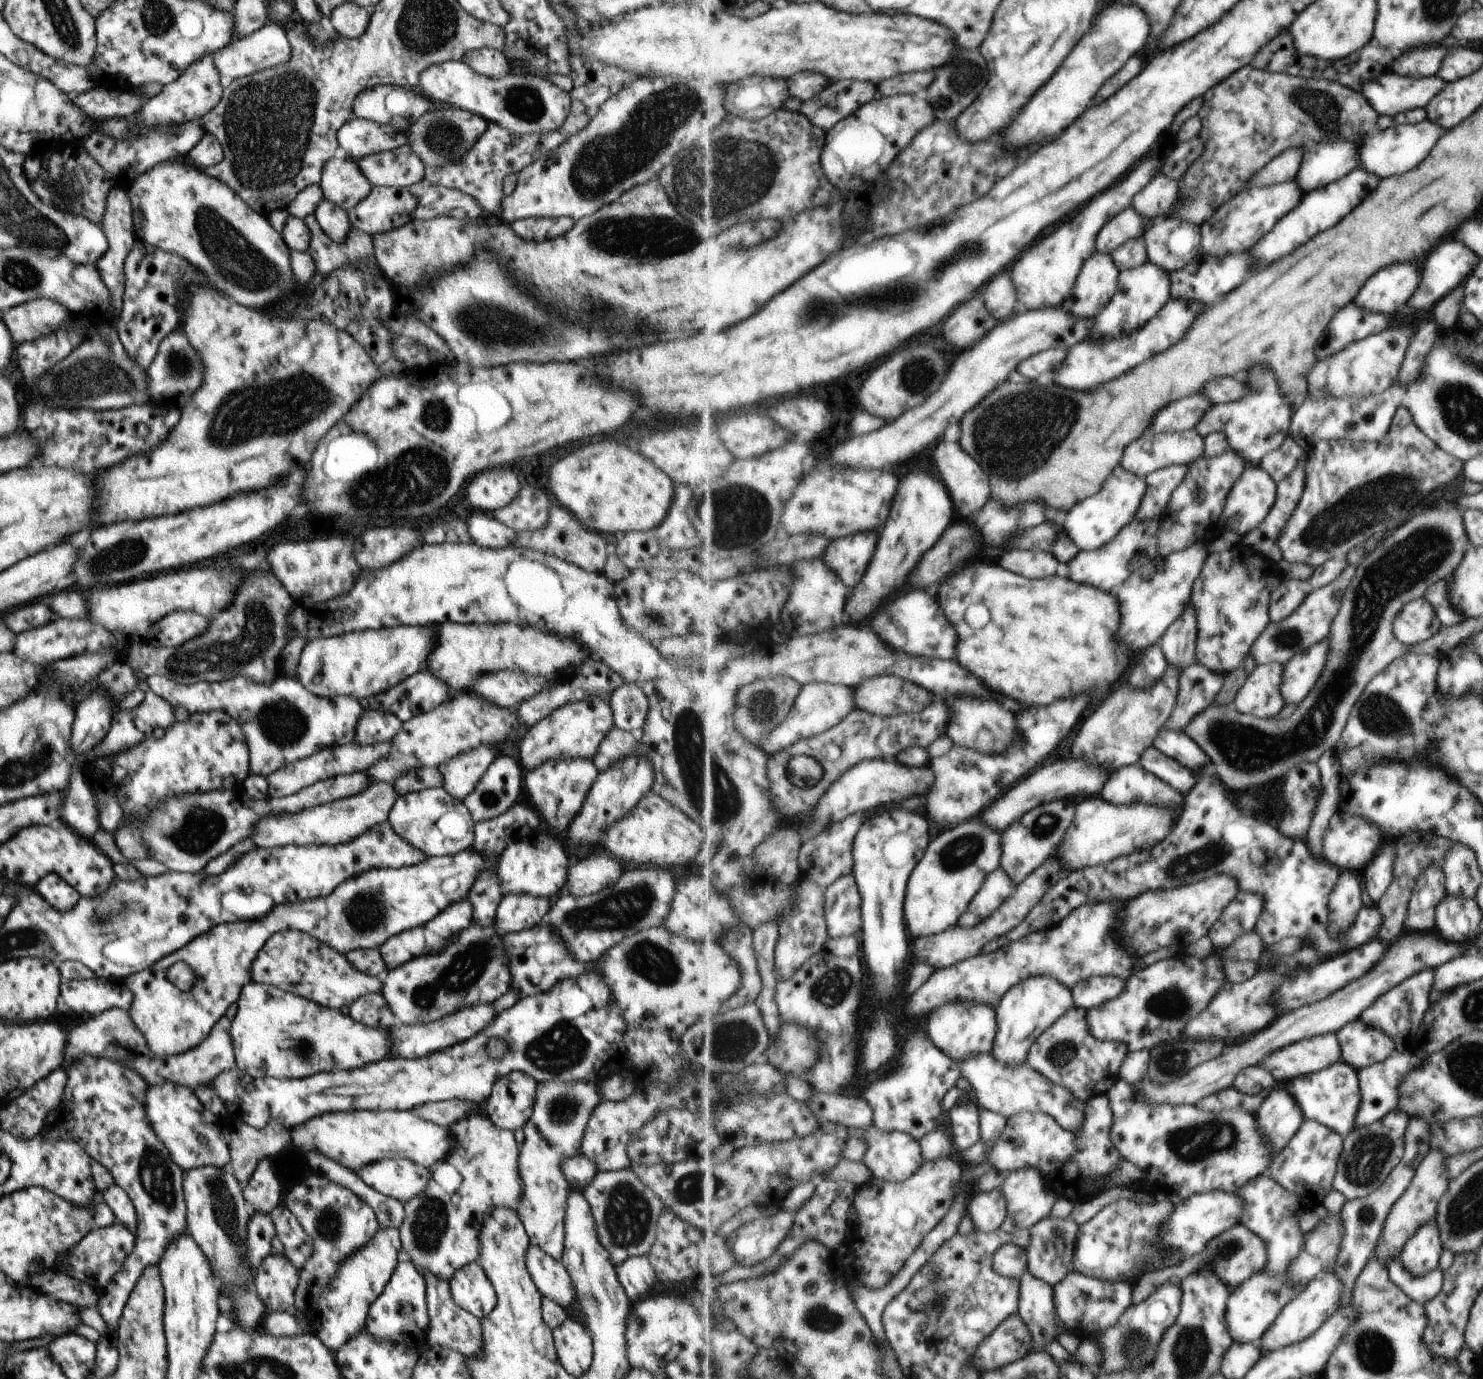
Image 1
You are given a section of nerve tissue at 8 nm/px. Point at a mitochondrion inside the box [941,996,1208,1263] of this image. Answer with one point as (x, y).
(1172, 1061)

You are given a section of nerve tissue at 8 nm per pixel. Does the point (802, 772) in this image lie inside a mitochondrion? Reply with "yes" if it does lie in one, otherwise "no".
yes

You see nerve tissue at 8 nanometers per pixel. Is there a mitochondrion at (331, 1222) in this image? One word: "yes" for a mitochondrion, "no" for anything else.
yes

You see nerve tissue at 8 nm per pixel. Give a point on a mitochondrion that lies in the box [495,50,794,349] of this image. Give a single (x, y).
(604, 161)

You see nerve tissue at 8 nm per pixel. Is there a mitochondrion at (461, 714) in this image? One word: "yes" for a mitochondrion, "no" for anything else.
no

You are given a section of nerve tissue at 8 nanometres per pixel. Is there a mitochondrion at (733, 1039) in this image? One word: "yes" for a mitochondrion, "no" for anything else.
yes

